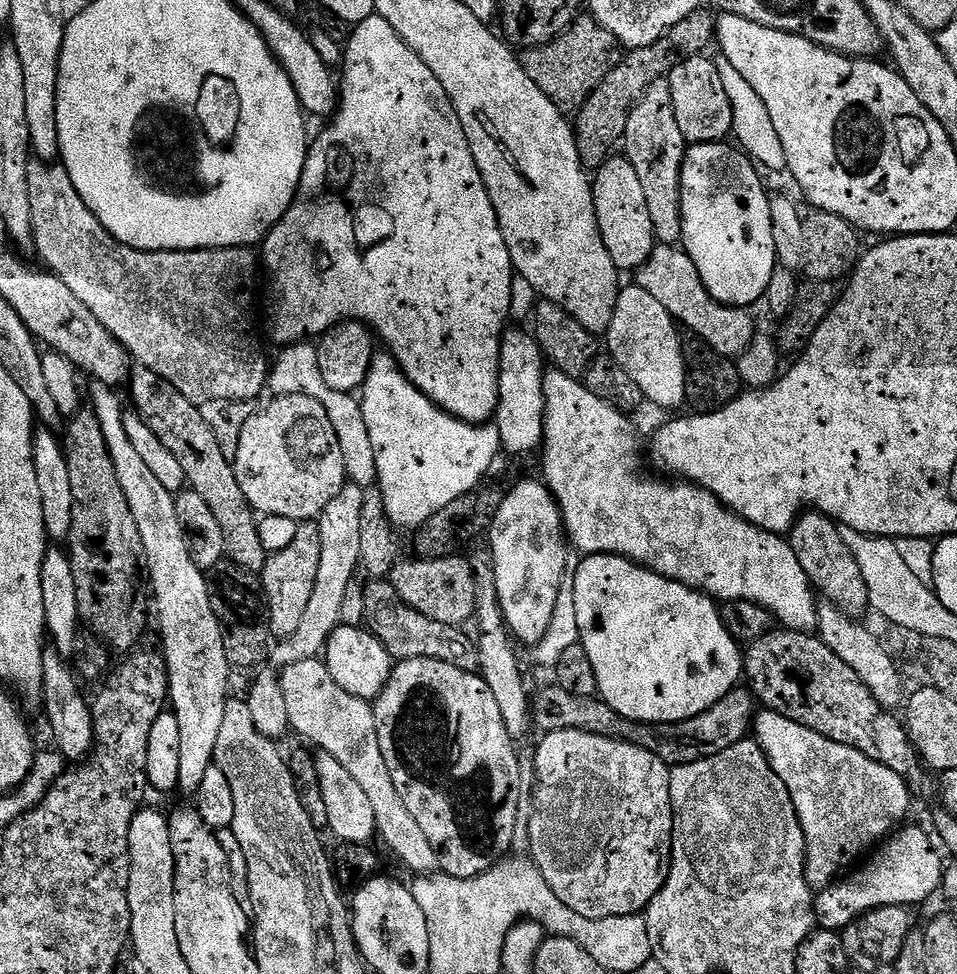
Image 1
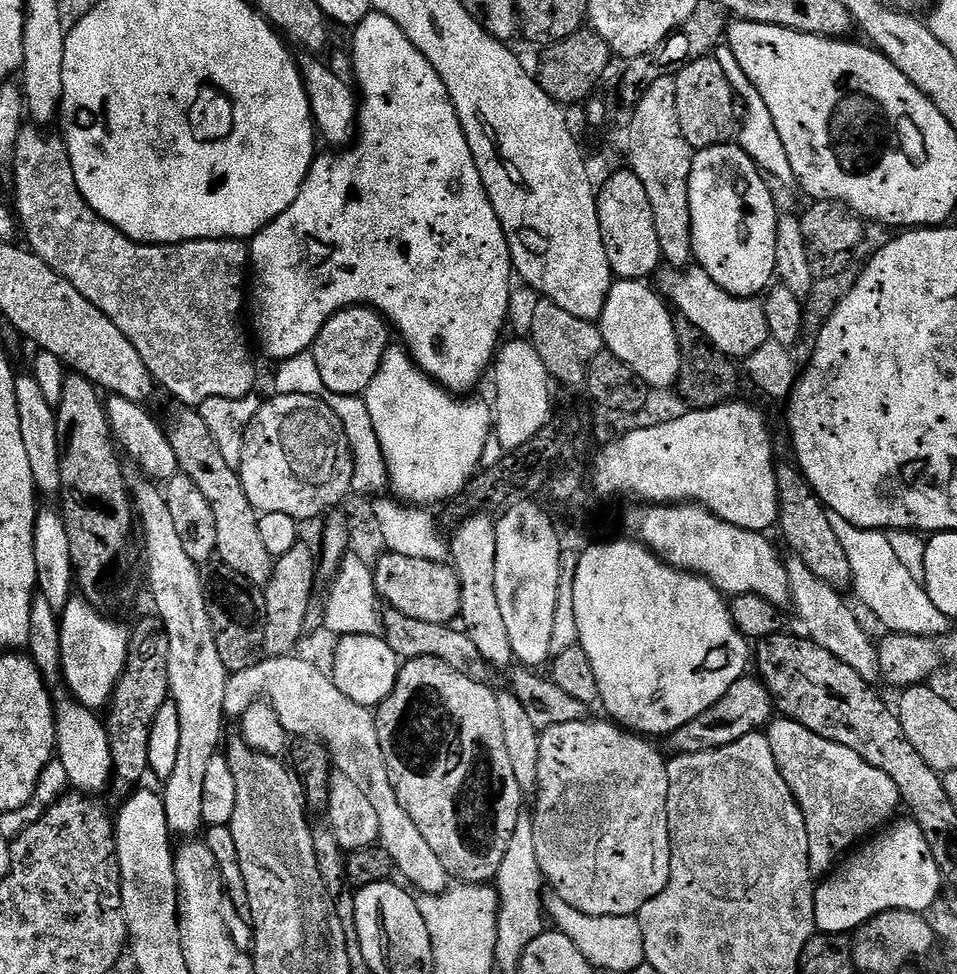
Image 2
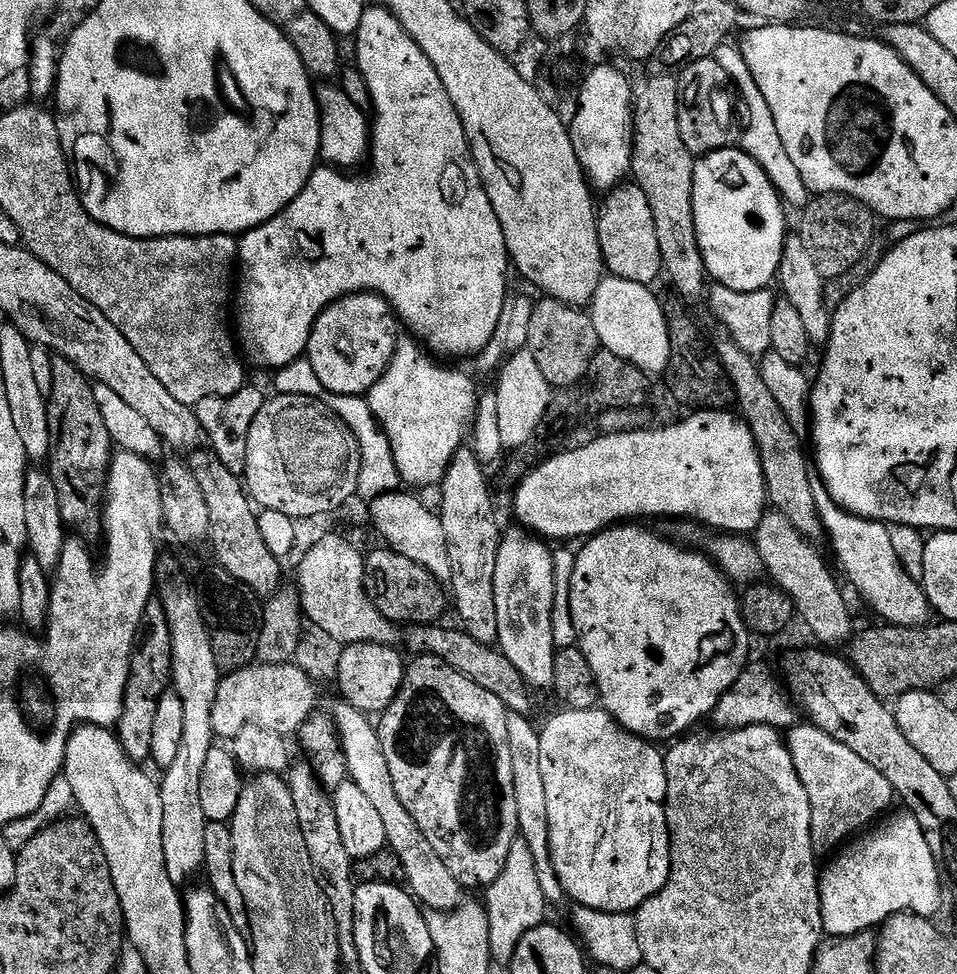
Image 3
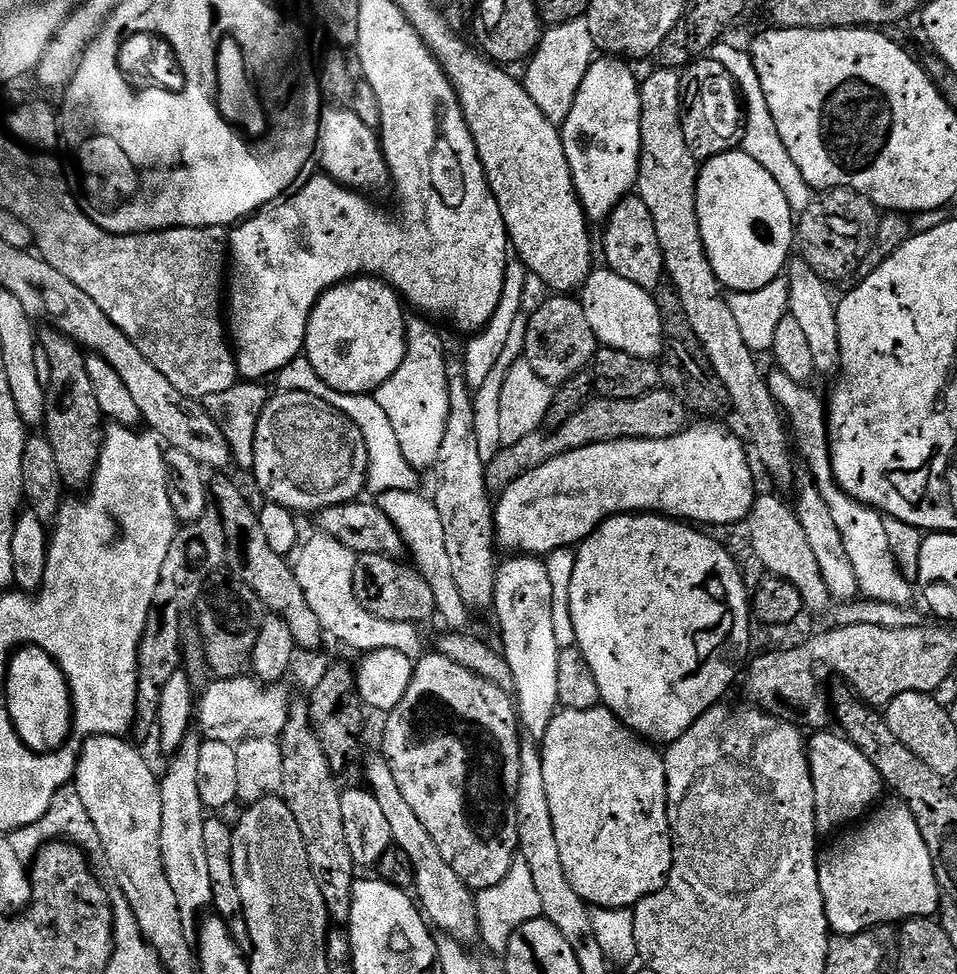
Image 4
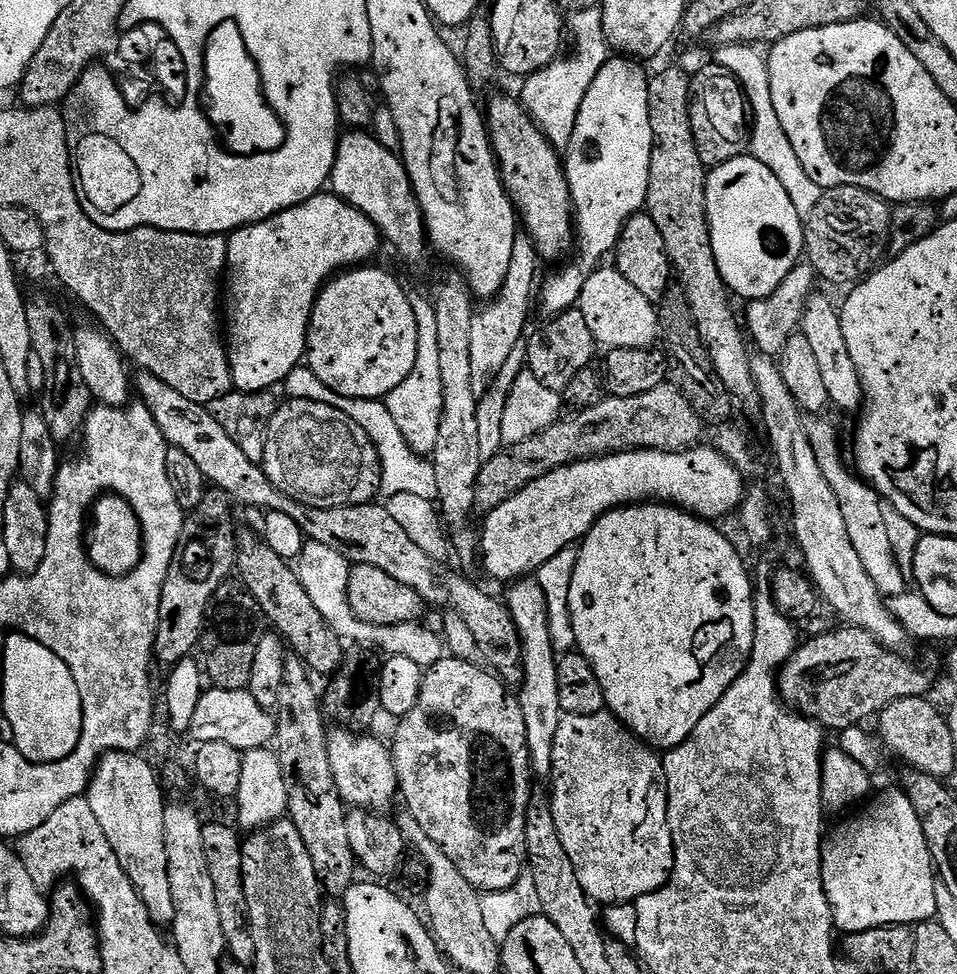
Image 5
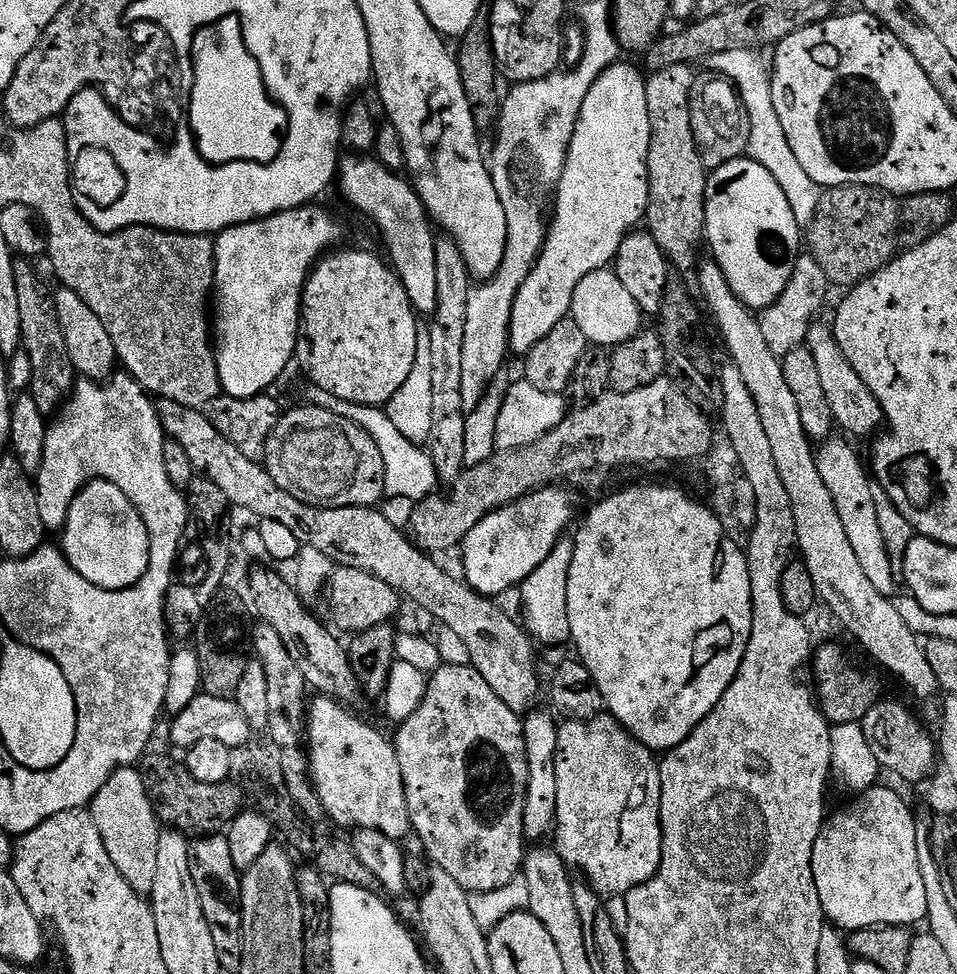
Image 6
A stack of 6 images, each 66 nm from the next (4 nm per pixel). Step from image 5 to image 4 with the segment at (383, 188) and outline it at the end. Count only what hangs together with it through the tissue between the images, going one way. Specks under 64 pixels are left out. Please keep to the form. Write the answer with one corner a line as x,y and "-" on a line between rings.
328,106
323,109
318,164
319,160
324,167
321,168
323,175
353,192
373,194
389,187
390,171
381,137
376,130
366,126
351,107

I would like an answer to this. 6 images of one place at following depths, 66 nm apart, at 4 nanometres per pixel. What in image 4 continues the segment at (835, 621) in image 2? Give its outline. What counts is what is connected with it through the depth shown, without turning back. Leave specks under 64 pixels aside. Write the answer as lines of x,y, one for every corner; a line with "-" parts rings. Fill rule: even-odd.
761,493
757,495
751,514
746,521
750,534
750,546
757,560
766,568
769,575
780,576
790,582
802,595
805,609
816,614
829,611
832,599
829,587
819,569
818,558
806,540
805,531
797,518
793,507
780,499
-
829,604
829,606
828,606

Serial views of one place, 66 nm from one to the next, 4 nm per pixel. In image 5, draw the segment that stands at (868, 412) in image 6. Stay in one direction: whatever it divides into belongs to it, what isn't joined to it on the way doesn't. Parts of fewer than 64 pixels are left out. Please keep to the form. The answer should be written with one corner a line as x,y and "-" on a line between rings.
819,292
812,293
807,300
803,310
800,333
806,336
809,345
813,348
815,359
819,363
820,376
823,377
831,403
848,412
859,411
863,405
863,388
857,367
850,358
850,350
846,347
839,311

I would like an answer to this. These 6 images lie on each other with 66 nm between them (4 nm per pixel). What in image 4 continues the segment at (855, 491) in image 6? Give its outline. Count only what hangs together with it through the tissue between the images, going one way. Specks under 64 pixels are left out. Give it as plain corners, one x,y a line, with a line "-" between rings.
772,370
772,373
769,371
766,379
770,394
776,399
777,407
786,417
799,459
800,456
804,459
804,464
812,475
809,476
811,483
816,485
822,498
826,498
826,506
830,506
834,526
838,526
838,534
842,534
842,543
846,545
846,554
850,557
850,566
854,566
860,592
870,600
886,604
911,605
913,582
919,578
919,558
925,533
906,522
896,520
893,516
883,516
876,509
846,494
834,478
834,466
828,445
825,401
820,401
819,394
811,392
811,387
799,384
779,370

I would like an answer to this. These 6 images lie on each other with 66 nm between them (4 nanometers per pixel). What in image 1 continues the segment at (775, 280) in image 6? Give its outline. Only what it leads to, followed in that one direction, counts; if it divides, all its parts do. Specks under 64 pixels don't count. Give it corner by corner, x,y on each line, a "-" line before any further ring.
728,142
693,144
684,154
680,175
682,247
694,266
698,266
698,274
710,295
719,304
728,304
732,308
748,308
755,300
763,301
771,275
778,265
770,218
770,192
764,189
759,174
757,165
739,147

